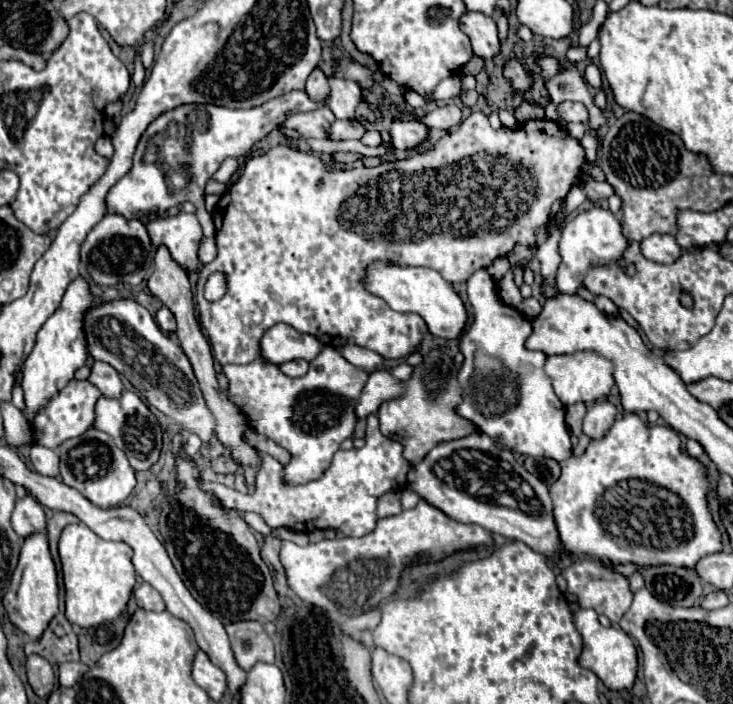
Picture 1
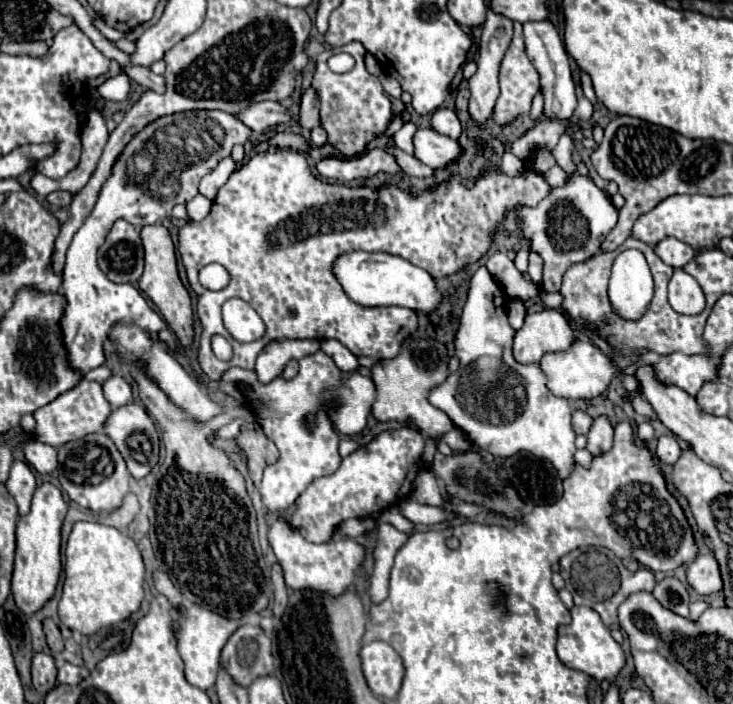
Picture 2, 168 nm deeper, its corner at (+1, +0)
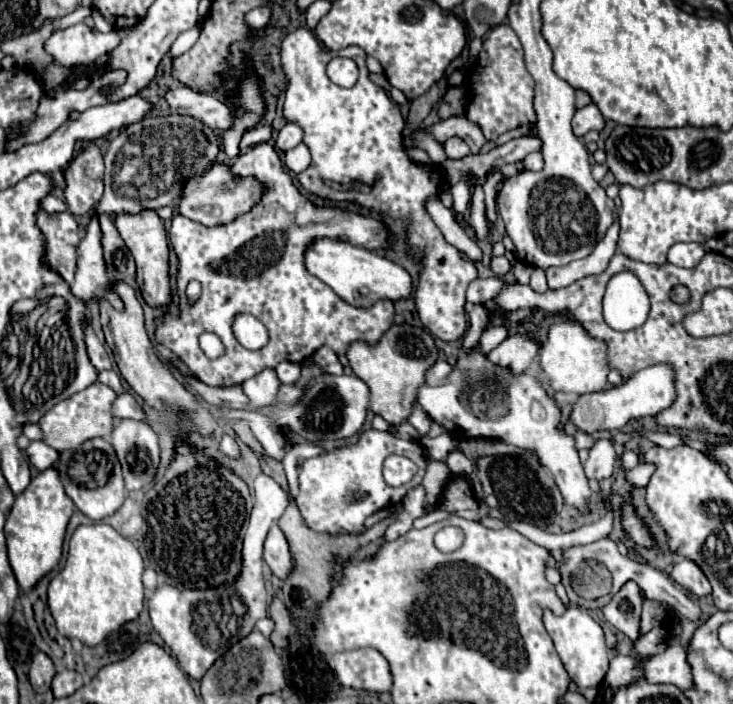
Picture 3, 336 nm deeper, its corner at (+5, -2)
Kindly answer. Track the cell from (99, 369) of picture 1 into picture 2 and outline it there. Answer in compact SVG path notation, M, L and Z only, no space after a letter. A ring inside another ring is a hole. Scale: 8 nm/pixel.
M112 376L110 380L106 380L102 384L102 388L104 388L104 396L112 408L120 408L120 406L126 406L132 402L130 384L120 376Z

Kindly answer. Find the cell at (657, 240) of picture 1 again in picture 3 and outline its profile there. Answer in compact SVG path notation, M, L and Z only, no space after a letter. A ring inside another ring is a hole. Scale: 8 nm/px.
M678 242L668 250L668 262L680 268L694 268L702 260L702 254L706 254L706 248L702 252L702 244Z

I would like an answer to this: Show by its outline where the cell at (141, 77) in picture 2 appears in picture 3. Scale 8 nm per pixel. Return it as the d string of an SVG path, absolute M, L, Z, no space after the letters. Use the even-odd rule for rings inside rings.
M172 86L164 92L164 100L174 112L200 118L206 126L218 132L226 132L230 126L234 126L234 114L230 106L226 106L218 96L198 94L184 86Z

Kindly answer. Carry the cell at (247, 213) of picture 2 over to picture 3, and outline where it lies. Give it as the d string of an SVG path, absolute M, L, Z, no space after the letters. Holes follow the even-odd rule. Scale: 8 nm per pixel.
M268 142L256 144L250 150L242 152L236 158L236 162L230 164L230 172L238 180L242 180L242 178L258 180L262 186L260 200L250 208L250 212L234 218L234 222L212 226L212 228L206 228L180 214L174 216L172 228L170 228L170 242L180 260L180 268L178 268L180 316L174 318L170 314L164 314L162 324L156 328L156 342L170 348L190 368L190 372L208 386L242 384L244 380L256 376L262 368L276 368L278 362L284 362L284 360L302 362L302 360L310 358L312 352L318 350L320 346L330 346L338 356L344 356L346 350L350 348L350 344L356 340L372 344L372 346L378 344L382 334L394 324L394 316L396 316L394 304L390 300L380 300L370 308L354 308L354 306L346 304L342 298L338 298L338 294L334 294L334 290L330 290L330 286L326 286L322 280L314 278L306 270L306 262L302 262L302 254L306 254L306 246L310 246L310 242L314 242L314 238L334 238L334 240L346 238L350 244L366 248L366 250L386 250L392 240L392 230L374 216L352 212L352 210L346 210L340 206L330 208L330 206L312 204L296 188L292 176L282 166L278 150ZM190 280L198 280L202 284L202 294L196 302L190 302L186 296L186 286ZM236 312L252 312L252 316L262 320L264 326L268 328L270 342L264 348L260 348L258 352L246 350L236 342L236 338L230 330L232 316ZM202 332L218 334L226 346L226 354L216 360L208 360L198 344L198 336Z

